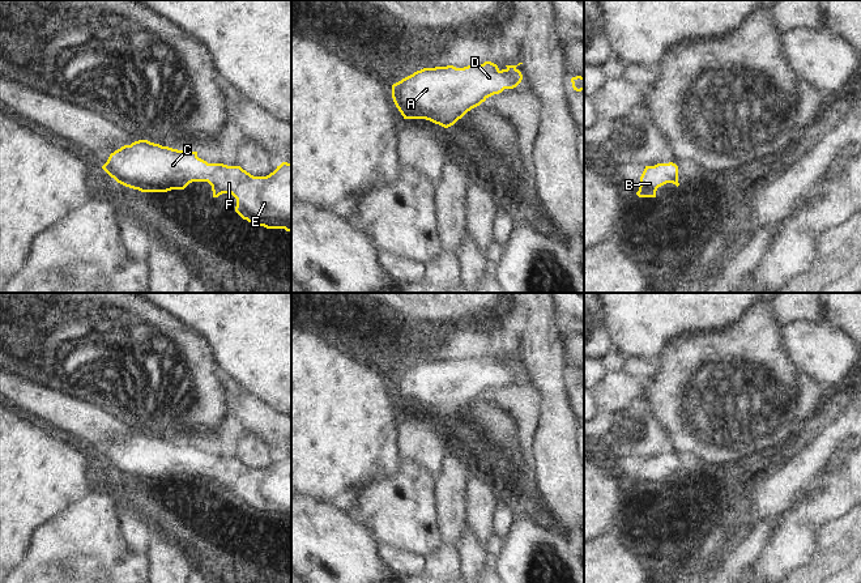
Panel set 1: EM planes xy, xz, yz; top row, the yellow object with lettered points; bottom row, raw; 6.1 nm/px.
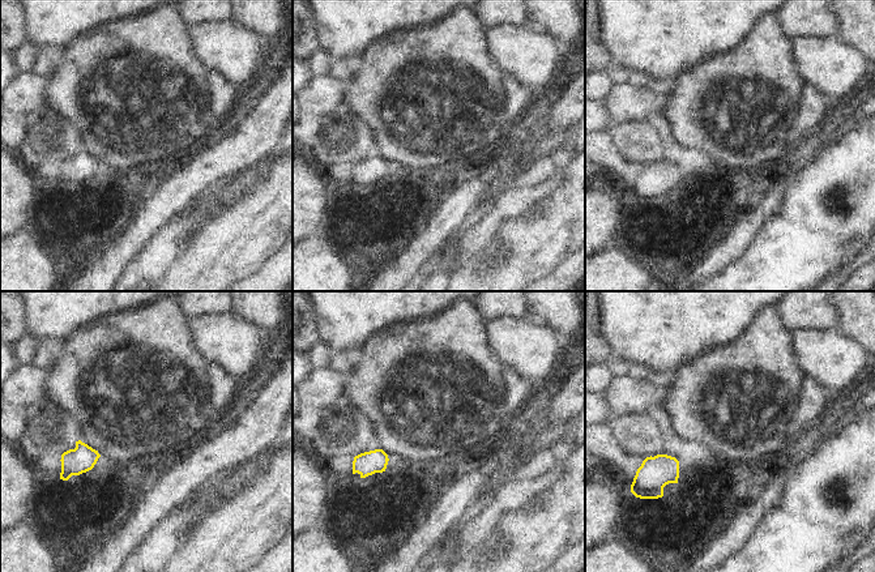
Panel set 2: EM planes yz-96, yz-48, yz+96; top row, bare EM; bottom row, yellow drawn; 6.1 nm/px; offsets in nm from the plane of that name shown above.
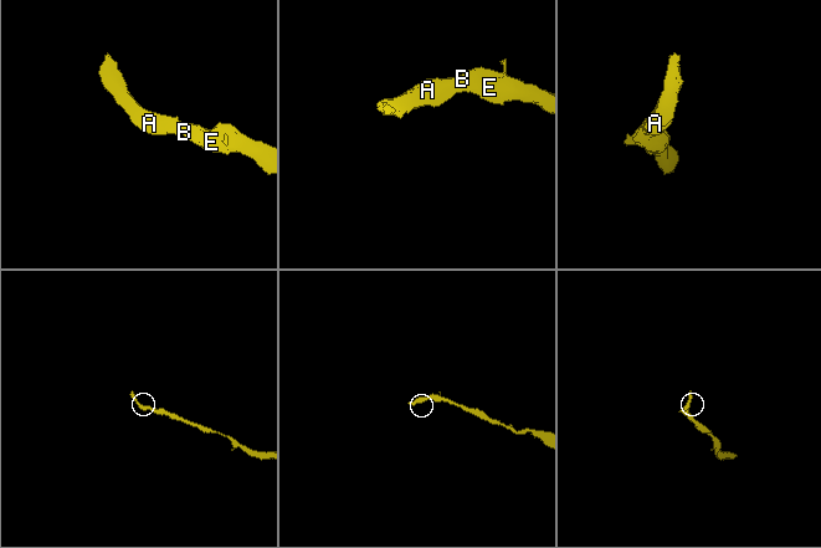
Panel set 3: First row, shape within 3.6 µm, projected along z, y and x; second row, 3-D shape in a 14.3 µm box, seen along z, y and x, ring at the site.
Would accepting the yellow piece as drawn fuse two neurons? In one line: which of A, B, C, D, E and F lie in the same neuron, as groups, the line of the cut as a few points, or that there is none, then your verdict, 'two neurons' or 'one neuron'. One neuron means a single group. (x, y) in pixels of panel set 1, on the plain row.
groups A B C D E F; cut none; one neuron

